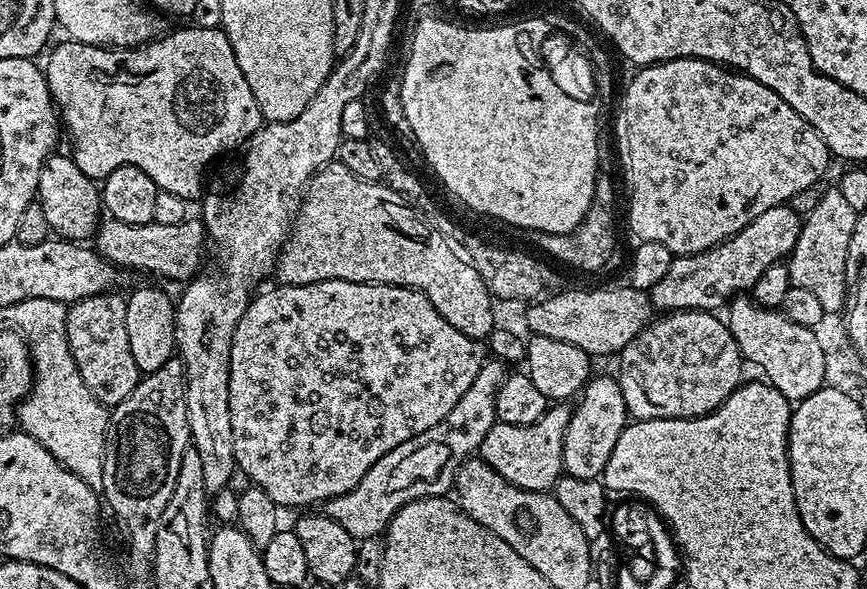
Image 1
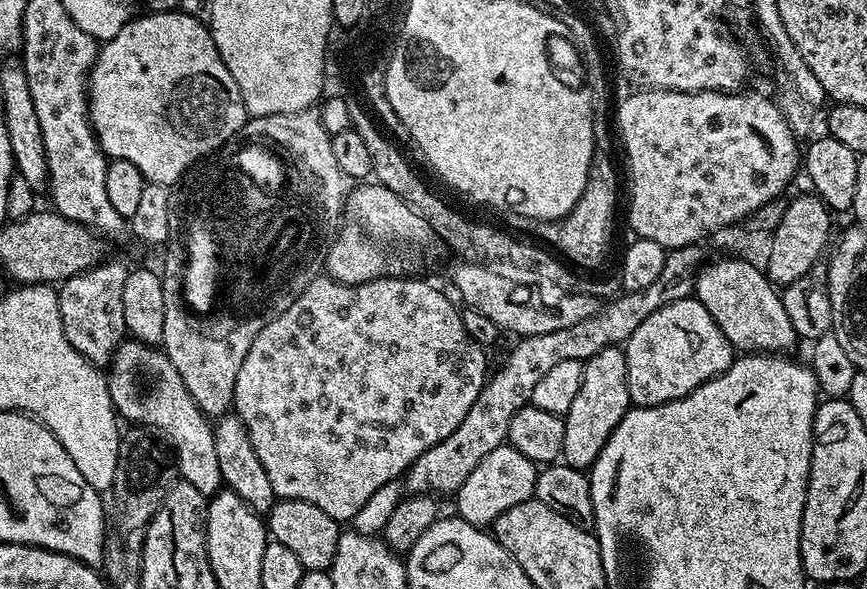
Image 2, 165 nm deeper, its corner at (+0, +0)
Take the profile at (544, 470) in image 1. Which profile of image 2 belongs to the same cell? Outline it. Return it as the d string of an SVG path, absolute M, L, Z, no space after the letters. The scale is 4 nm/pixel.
M505 442L486 454L454 493L455 511L461 520L477 526L492 526L506 510L533 499L538 466L526 454Z

